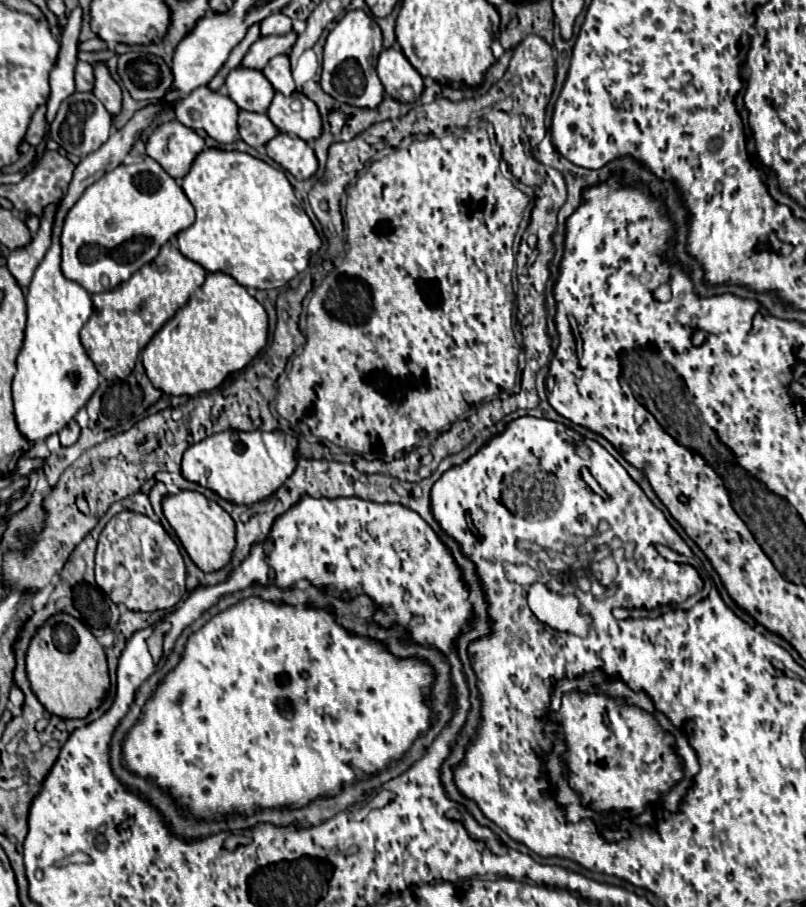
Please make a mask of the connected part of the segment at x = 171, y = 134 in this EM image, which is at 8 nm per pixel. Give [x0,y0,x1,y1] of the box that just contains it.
[146,120,204,180]

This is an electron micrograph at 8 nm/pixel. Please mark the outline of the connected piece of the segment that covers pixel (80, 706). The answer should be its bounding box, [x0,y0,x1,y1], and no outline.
[26,612,110,720]

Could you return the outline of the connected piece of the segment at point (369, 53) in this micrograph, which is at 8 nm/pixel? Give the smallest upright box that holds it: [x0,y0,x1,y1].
[322,10,384,108]

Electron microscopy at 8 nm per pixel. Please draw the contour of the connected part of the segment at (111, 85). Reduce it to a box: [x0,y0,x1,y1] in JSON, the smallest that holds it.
[94,64,122,116]

